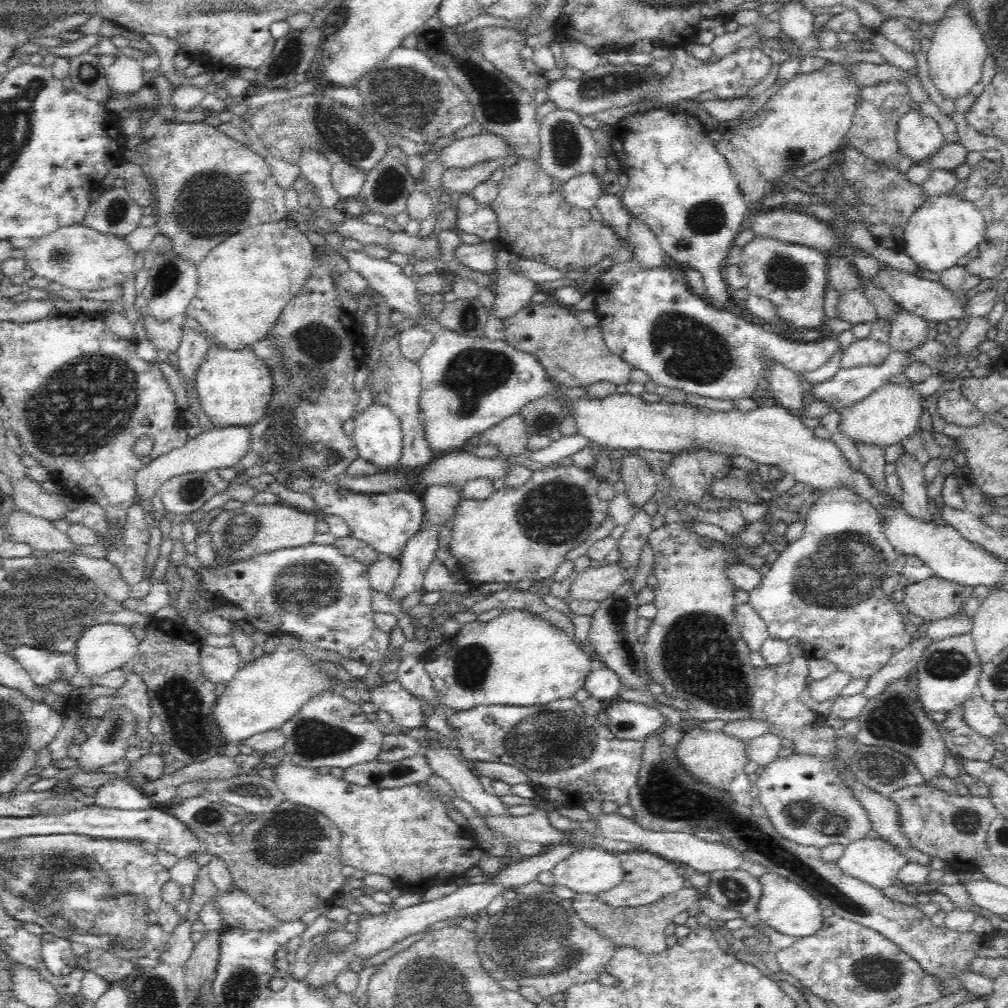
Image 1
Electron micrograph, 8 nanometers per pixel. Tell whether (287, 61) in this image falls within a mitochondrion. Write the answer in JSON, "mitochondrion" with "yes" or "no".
{"mitochondrion":"yes"}

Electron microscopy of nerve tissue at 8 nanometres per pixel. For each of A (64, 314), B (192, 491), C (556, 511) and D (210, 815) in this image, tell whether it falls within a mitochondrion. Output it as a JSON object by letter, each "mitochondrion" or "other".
{"A":"other","B":"mitochondrion","C":"mitochondrion","D":"mitochondrion"}

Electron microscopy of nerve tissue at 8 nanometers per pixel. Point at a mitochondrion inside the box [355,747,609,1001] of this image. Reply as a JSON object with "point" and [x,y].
{"point":[517,937]}

